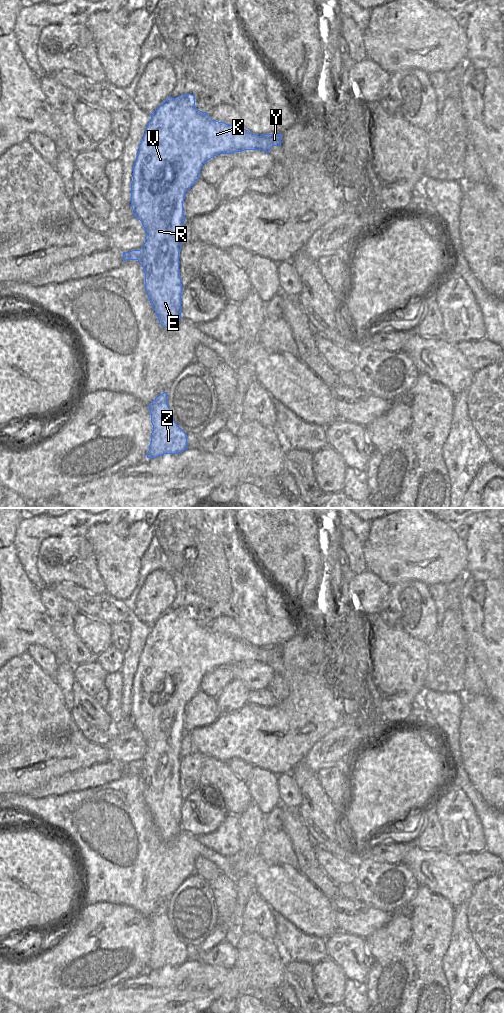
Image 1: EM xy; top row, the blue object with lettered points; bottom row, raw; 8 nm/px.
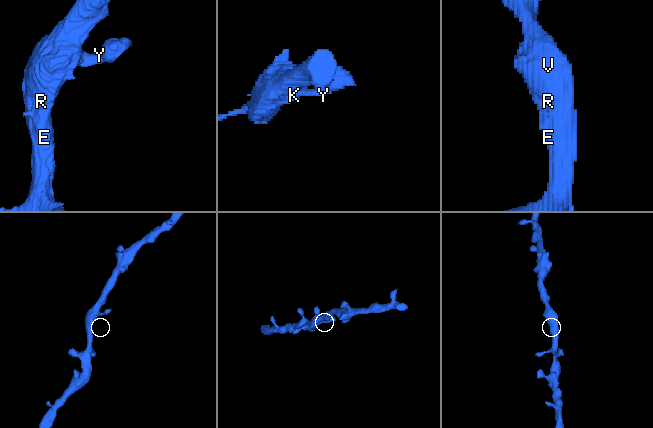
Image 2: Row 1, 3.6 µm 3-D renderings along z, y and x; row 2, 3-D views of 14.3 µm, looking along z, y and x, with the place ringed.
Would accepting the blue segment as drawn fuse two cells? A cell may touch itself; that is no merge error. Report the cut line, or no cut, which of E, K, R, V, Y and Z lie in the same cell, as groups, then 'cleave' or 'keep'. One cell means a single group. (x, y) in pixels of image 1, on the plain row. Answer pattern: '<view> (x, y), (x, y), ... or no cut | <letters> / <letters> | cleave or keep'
no cut | E K R V Y Z | keep

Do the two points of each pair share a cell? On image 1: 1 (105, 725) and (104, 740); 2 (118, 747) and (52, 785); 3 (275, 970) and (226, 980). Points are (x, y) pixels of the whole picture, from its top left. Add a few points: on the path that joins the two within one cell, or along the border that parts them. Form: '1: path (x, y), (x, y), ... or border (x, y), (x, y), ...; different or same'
1: border (84, 721), (100, 731), (112, 732); different
2: border (111, 759), (122, 764); different
3: border (234, 966), (250, 981), (245, 993); different

